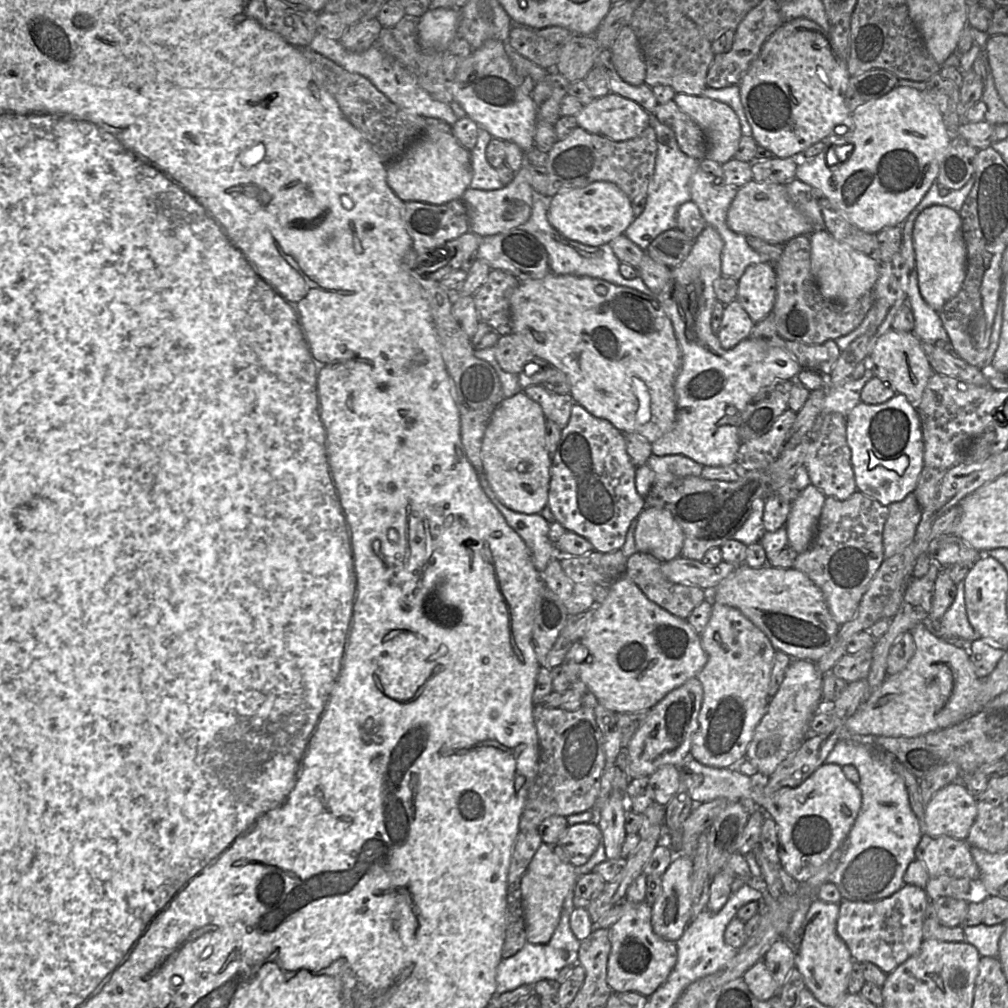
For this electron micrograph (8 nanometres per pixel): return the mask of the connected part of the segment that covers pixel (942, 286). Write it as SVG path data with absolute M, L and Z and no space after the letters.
M941 205L924 209L914 222L913 247L921 296L931 308L940 312L960 291L966 276L967 249L959 212Z

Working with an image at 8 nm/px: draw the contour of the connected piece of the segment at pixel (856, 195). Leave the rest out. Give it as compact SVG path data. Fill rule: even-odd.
M896 86L884 96L864 104L851 114L851 119L853 130L843 133L843 128L835 128L834 132L823 140L825 147L813 160L798 164L796 178L829 199L852 224L865 232L878 233L887 227L901 227L931 185L936 182L952 134L947 130L943 115L923 96L923 91L906 86ZM842 143L852 143L852 153L844 162L828 165L826 155L829 147Z

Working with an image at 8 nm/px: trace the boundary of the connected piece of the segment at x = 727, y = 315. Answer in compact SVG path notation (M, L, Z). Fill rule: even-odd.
M737 300L725 305L718 341L723 349L731 349L742 340L750 338L754 322Z

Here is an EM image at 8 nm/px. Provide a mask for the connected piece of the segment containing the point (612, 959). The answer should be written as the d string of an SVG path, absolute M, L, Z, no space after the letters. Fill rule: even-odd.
M623 900L619 920L609 928L611 950L607 963L607 984L613 993L637 992L652 995L667 979L677 961L675 942L654 933L651 908L647 902L631 903Z

